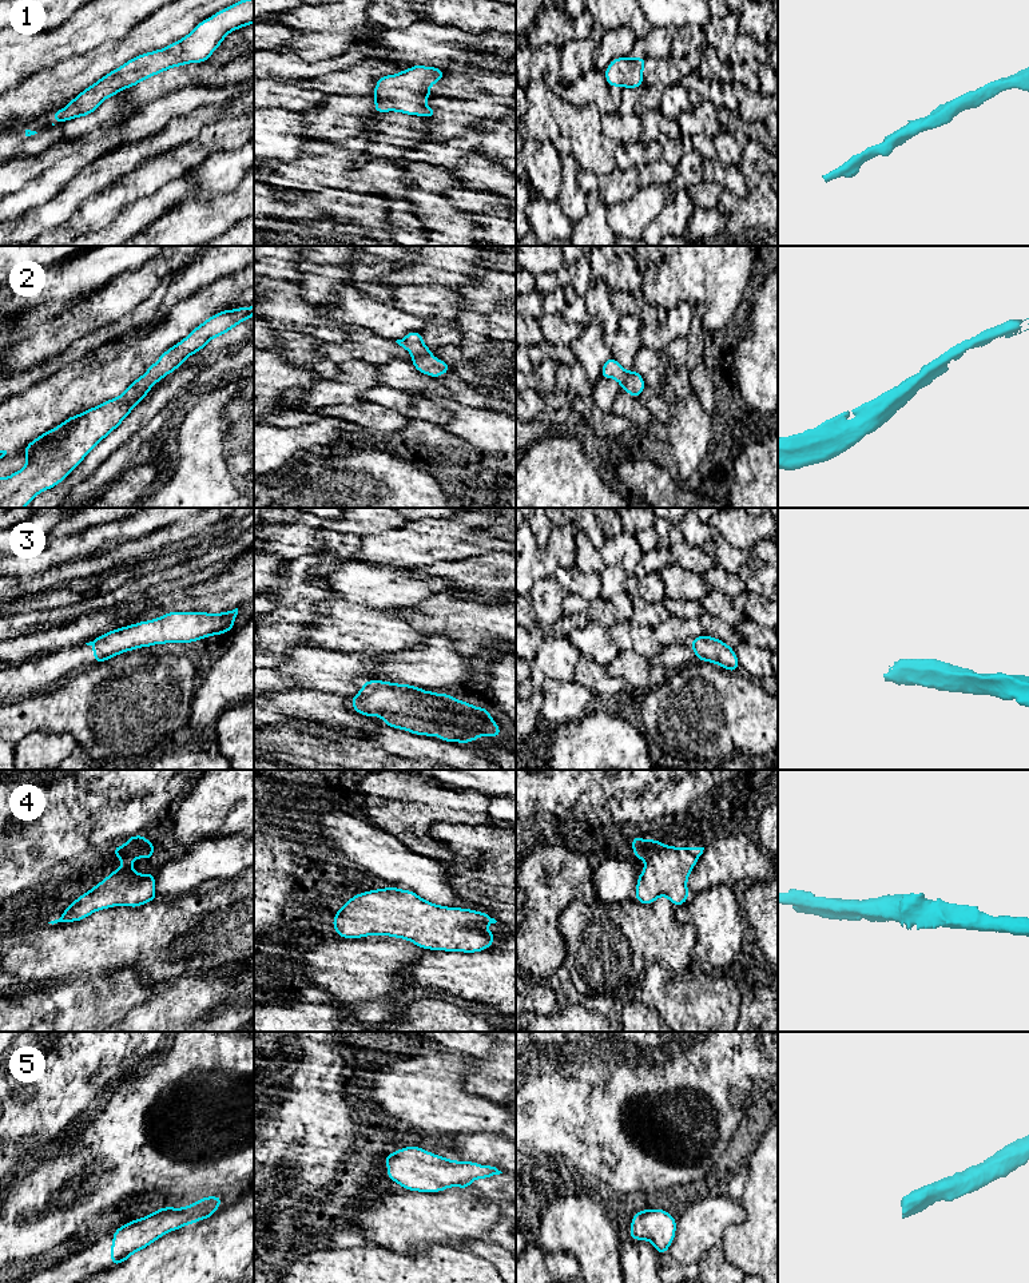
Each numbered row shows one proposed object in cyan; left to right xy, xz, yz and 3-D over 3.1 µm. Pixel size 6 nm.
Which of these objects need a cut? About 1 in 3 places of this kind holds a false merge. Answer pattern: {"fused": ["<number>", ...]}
{"fused": []}

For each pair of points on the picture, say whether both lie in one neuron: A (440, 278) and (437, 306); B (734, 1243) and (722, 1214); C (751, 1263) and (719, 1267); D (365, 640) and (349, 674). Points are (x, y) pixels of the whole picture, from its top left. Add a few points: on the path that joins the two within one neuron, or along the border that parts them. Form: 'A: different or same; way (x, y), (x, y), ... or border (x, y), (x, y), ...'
A: different; border (408, 285), (441, 283), (451, 288)
B: different; border (741, 1200), (745, 1219), (724, 1231), (720, 1244)
C: different; border (720, 1246), (724, 1258), (741, 1268)
D: different; border (329, 650), (340, 652), (380, 651), (384, 654)

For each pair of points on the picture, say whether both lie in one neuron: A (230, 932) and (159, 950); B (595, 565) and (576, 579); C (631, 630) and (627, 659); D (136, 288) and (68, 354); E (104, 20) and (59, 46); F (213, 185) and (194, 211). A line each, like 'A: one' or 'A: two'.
A: one
B: two
C: two
D: two
E: one
F: two

